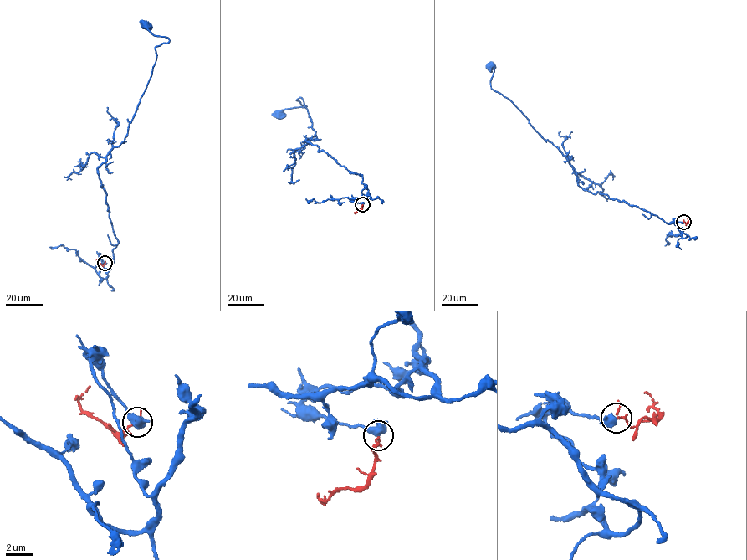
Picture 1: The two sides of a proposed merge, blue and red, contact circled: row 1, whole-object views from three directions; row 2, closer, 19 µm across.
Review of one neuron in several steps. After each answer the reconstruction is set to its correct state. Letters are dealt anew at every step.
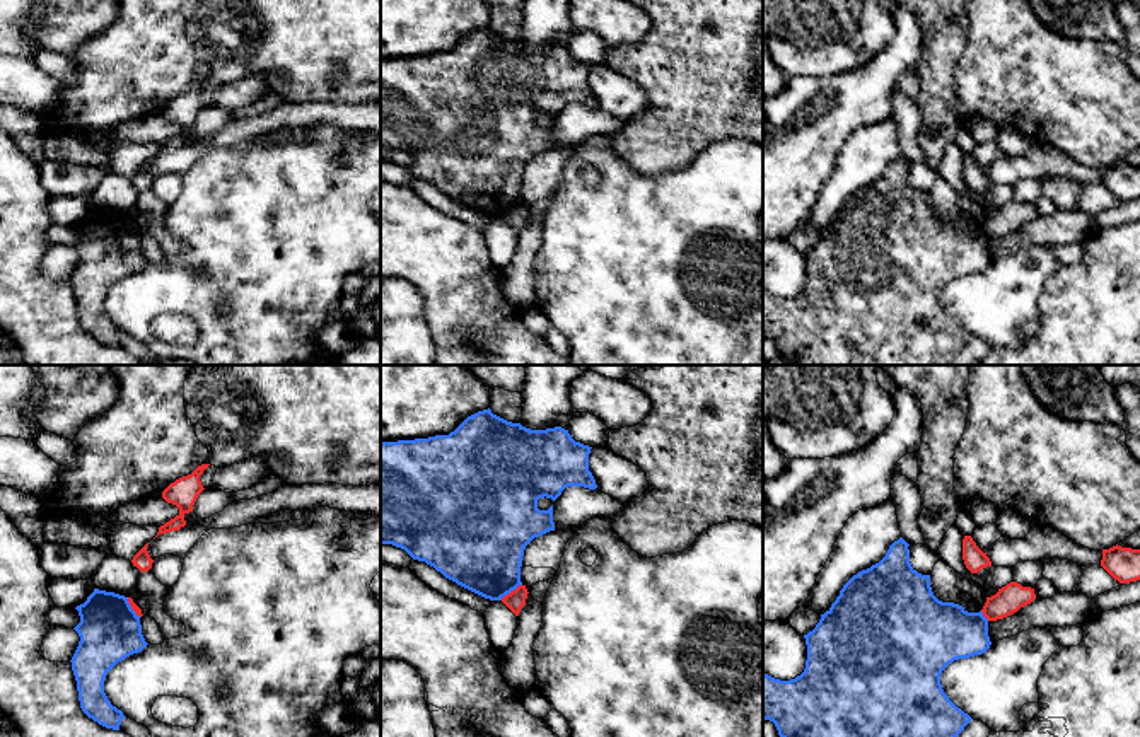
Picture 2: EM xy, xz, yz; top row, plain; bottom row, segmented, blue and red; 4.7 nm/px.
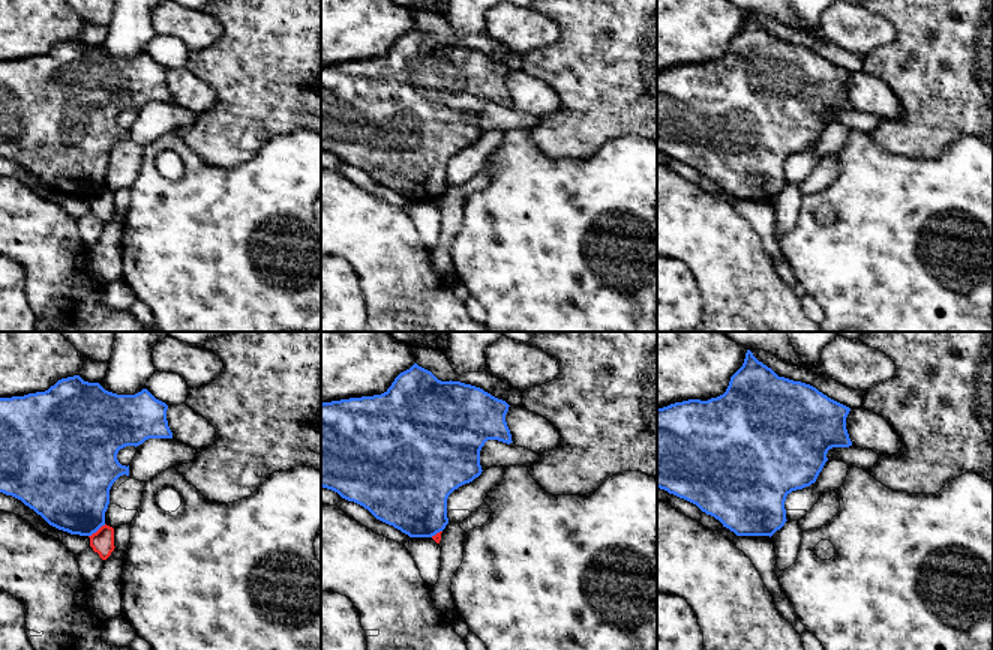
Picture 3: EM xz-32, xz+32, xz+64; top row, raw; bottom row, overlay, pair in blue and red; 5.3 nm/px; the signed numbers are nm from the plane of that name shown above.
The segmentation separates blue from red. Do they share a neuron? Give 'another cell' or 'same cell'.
another cell

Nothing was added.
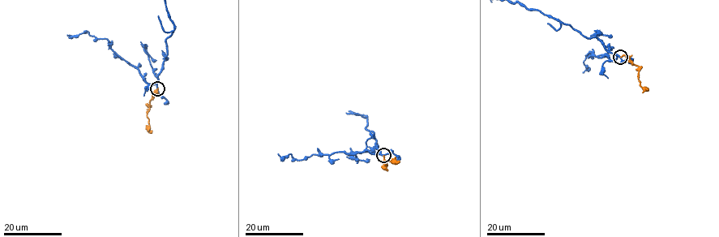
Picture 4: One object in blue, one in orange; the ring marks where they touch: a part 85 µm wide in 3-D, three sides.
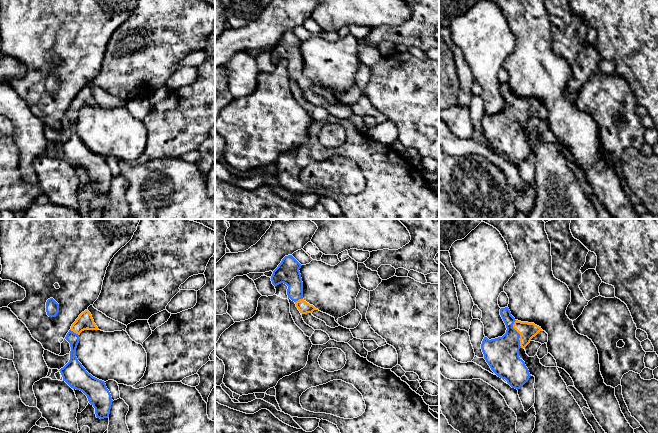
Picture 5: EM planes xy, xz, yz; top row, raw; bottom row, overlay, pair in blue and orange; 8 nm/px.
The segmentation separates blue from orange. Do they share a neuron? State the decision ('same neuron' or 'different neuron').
same neuron

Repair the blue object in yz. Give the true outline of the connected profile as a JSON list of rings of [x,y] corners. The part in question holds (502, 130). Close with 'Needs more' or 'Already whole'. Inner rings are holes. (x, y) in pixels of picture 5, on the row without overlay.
[[[508,83],[501,84],[500,91],[507,104],[506,109],[491,116],[484,113],[481,125],[491,146],[518,166],[531,152],[519,133],[519,125],[525,124],[542,105],[534,99],[516,96]]]. Needs more

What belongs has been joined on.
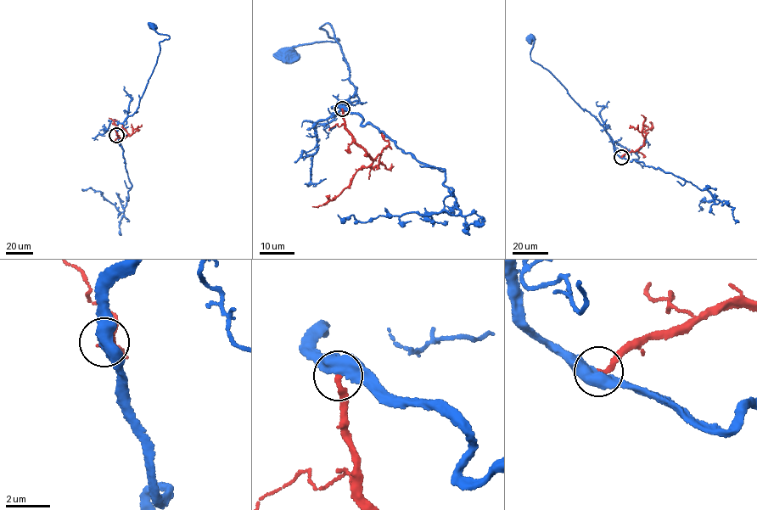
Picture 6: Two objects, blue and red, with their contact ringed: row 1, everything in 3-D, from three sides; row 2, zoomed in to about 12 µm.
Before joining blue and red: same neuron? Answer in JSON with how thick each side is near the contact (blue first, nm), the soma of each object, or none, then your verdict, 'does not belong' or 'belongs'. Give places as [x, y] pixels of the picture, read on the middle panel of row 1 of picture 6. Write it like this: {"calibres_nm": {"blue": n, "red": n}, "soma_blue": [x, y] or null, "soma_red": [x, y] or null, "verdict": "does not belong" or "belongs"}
{"calibres_nm": {"blue": 500, "red": 260}, "soma_blue": [288, 54], "soma_red": null, "verdict": "belongs"}

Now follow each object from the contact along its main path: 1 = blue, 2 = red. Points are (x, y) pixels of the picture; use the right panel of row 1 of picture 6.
1: (621, 157), (615, 154), (613, 142), (596, 118), (580, 107), (547, 70), (530, 59), (534, 44), (530, 38)
2: (621, 157), (643, 145), (644, 131), (652, 130), (651, 124)

